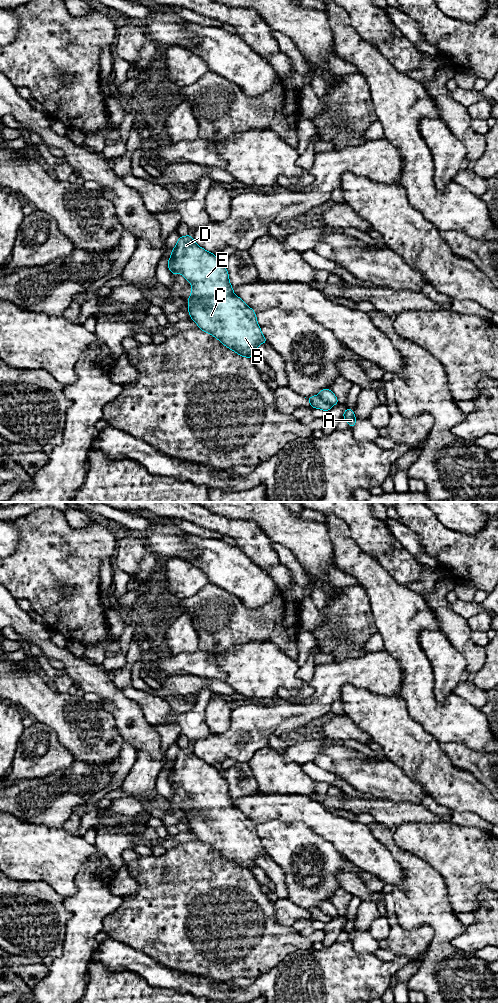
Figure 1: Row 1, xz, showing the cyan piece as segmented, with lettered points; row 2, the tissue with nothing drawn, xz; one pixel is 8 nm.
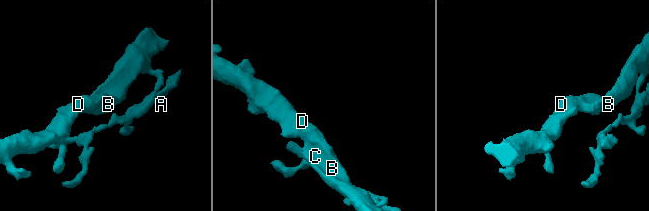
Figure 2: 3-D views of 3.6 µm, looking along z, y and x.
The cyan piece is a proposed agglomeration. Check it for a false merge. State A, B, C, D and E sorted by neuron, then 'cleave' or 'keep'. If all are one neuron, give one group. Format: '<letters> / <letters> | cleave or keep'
A / B C D E | cleave

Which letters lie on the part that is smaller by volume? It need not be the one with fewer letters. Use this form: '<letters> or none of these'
A

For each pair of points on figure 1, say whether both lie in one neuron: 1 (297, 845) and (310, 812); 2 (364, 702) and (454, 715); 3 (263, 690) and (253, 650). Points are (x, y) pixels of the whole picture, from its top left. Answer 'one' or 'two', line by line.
1: two
2: two
3: one

